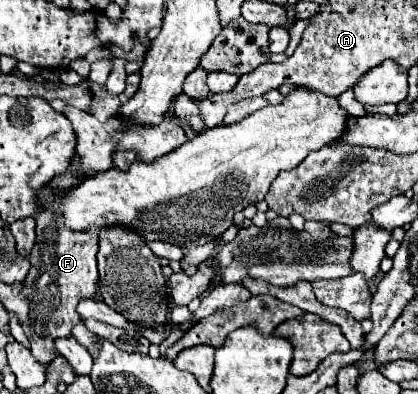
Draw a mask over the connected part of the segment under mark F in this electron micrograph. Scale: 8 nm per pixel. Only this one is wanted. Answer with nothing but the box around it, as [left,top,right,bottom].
[23,211,99,339]

